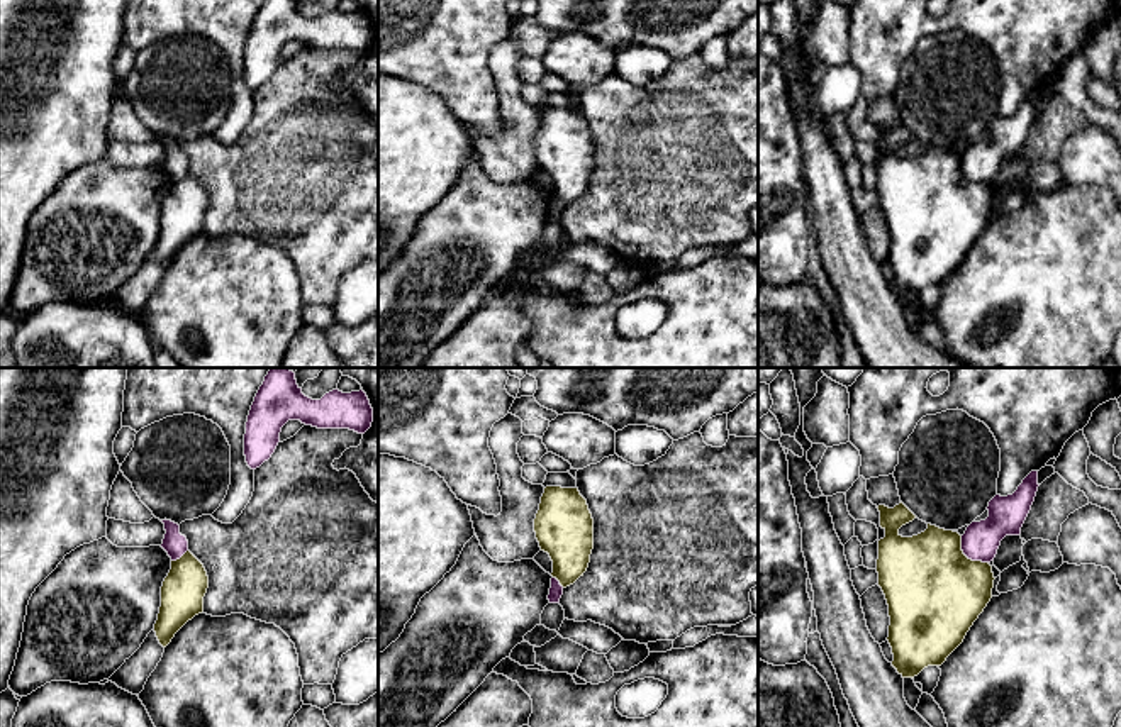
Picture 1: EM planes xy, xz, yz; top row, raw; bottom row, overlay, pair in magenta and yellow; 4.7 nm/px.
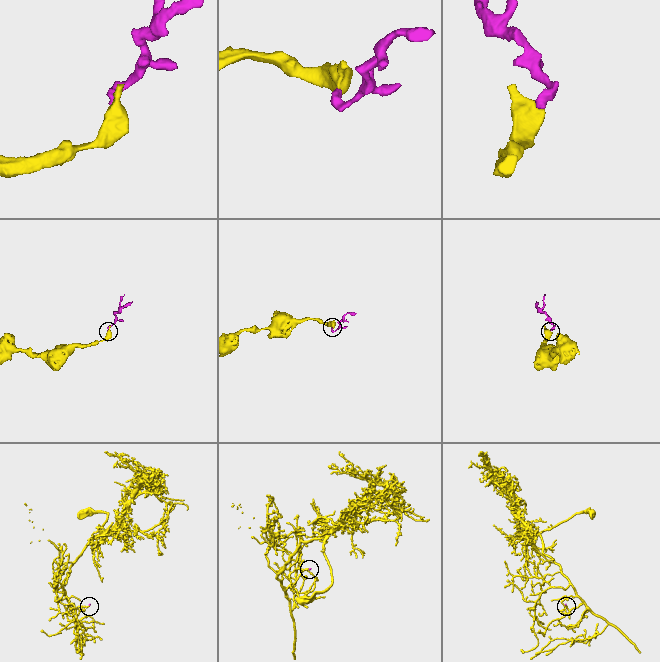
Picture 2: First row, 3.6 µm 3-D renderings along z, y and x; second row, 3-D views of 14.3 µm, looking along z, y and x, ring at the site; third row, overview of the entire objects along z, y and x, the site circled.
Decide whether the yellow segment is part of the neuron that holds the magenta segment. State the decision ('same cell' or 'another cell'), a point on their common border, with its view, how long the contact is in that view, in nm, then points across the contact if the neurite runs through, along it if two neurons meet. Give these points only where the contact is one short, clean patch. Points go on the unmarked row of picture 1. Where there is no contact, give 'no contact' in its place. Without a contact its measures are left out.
another cell; meets magenta in yz at (967, 177); contact 190 nm long; border along yz (960, 156), (960, 170), (969, 178), (987, 183)

